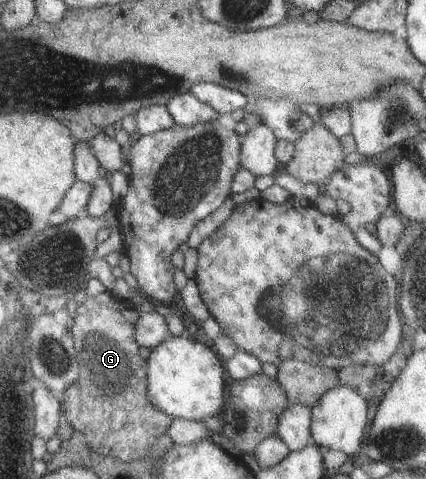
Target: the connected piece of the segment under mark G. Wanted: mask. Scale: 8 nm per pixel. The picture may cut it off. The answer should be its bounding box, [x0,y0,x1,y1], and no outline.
[60,290,174,462]

